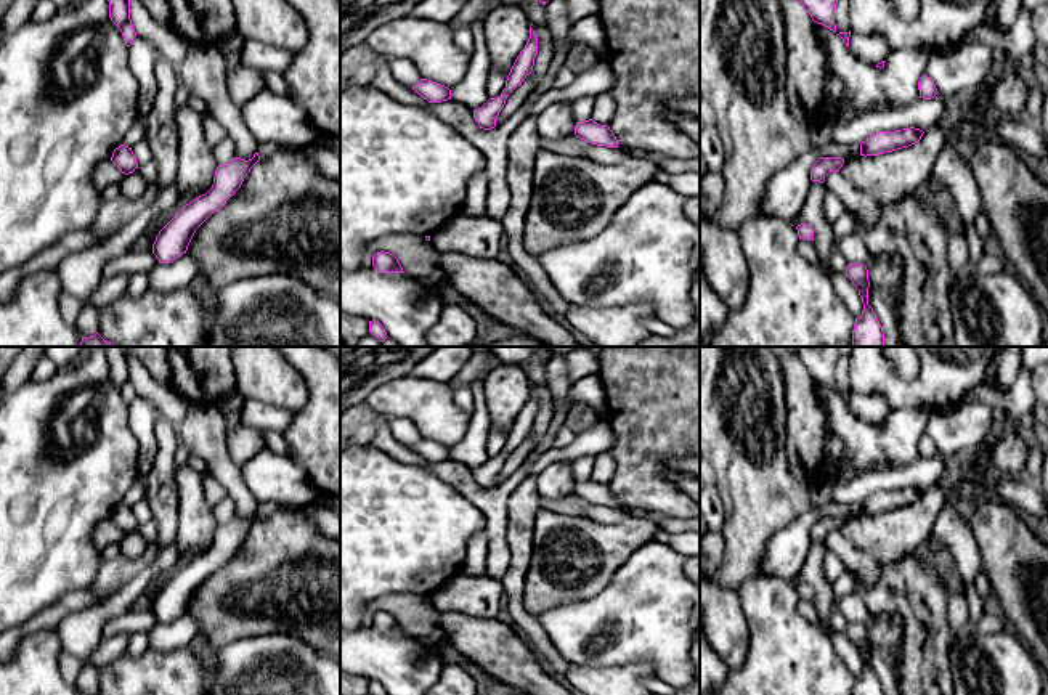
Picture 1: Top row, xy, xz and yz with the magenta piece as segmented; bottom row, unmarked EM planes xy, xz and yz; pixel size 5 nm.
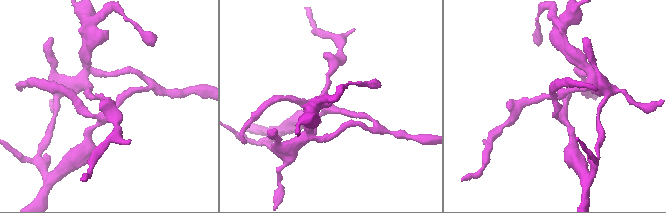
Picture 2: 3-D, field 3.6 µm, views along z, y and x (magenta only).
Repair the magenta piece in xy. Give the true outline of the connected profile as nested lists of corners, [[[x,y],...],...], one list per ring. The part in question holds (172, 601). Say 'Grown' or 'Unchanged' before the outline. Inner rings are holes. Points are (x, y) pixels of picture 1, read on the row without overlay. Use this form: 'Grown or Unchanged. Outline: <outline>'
Unchanged. Outline: [[[255,512],[249,520],[234,517],[217,526],[212,547],[178,570],[156,595],[152,613],[159,623],[170,623],[186,613],[196,589],[236,554],[258,520],[260,515]]]

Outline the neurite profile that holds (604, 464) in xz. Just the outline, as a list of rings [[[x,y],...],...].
[[[607,451],[594,457],[591,478],[600,485],[608,485],[616,472],[616,459]]]

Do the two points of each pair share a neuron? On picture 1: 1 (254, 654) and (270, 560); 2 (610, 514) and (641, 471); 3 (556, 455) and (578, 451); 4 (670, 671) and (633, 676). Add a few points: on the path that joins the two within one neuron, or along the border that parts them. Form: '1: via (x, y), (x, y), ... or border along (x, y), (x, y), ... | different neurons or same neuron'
1: border along (296, 636), (255, 634), (233, 639), (222, 647) | different neurons
2: border along (633, 514), (615, 522), (596, 522), (583, 516) | different neurons
3: via (560, 453), (573, 451) | same neuron
4: border along (620, 666), (629, 662), (649, 662), (657, 676) | different neurons

